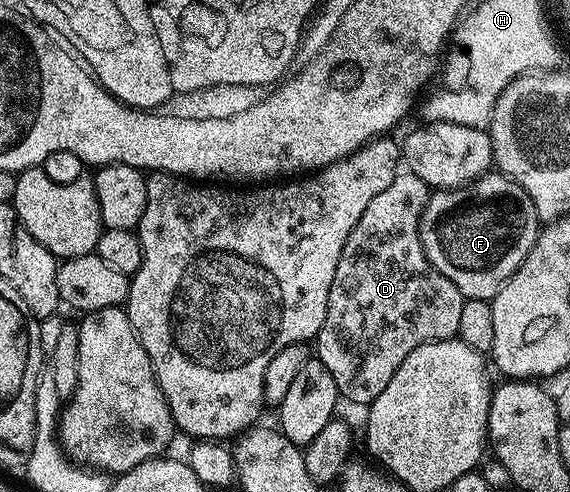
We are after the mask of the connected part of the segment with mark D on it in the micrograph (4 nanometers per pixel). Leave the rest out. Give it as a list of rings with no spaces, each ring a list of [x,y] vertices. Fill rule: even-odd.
[[[398,171],[395,182],[391,182],[391,186],[387,186],[387,190],[382,190],[368,204],[367,210],[363,210],[363,218],[359,218],[359,222],[355,222],[355,230],[351,230],[351,234],[343,246],[343,254],[339,254],[339,266],[335,266],[335,278],[331,282],[331,294],[327,298],[327,314],[323,318],[323,326],[319,330],[319,334],[315,338],[315,356],[316,359],[323,362],[323,366],[327,366],[327,370],[331,370],[331,378],[335,378],[338,393],[344,399],[346,396],[353,404],[368,406],[373,403],[375,398],[379,398],[379,394],[383,394],[387,382],[391,382],[391,378],[395,378],[395,370],[399,370],[403,358],[407,358],[407,354],[411,354],[411,350],[415,350],[427,342],[454,339],[459,330],[459,317],[463,310],[465,297],[461,295],[461,291],[457,289],[455,282],[451,282],[446,276],[433,269],[433,265],[425,257],[425,251],[419,238],[421,211],[425,203],[429,201],[430,191],[429,185],[425,184],[423,178],[419,178],[414,172]]]

